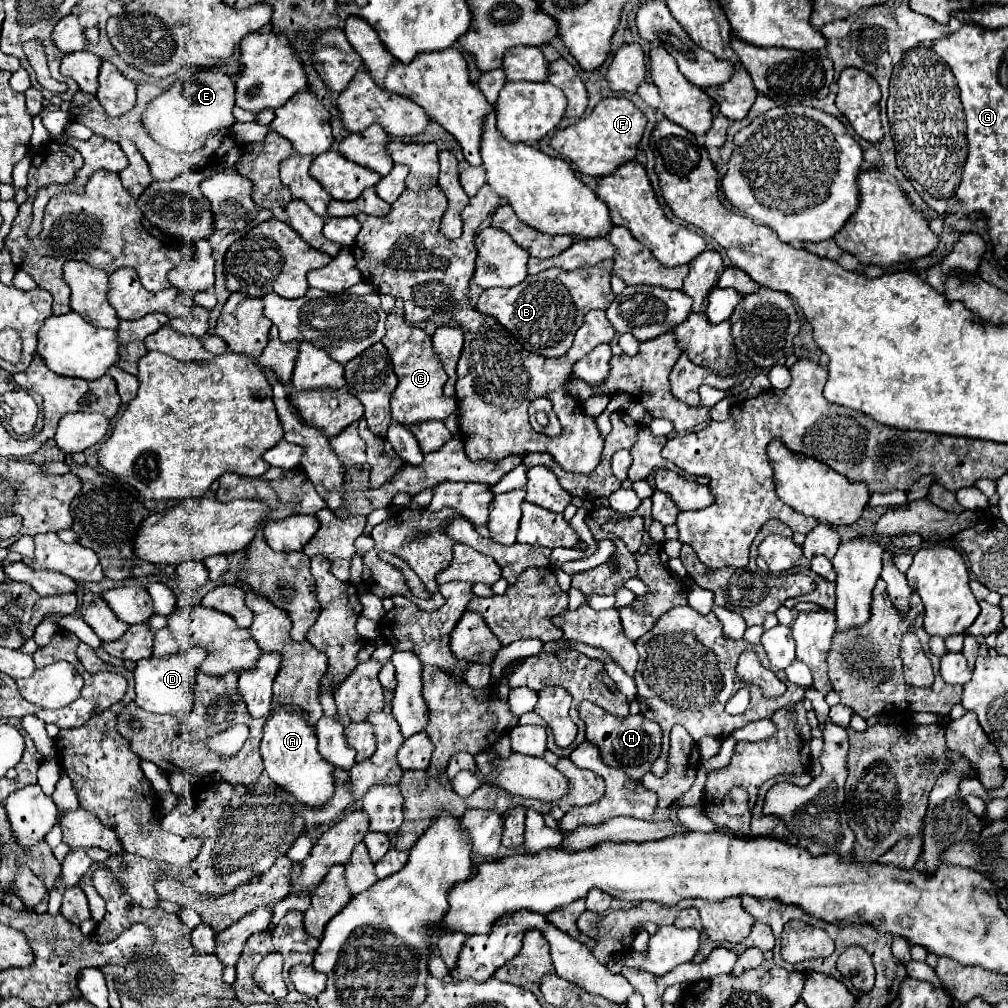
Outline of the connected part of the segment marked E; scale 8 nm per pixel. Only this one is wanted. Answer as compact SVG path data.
M199 70L191 82L177 80L169 90L157 96L143 112L143 126L161 146L173 152L191 154L199 150L215 130L227 130L235 124L235 78L215 70Z

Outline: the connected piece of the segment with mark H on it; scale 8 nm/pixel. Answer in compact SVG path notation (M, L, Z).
M583 702L579 706L579 714L587 726L587 742L599 748L601 760L607 766L623 770L633 780L641 780L649 772L651 764L657 760L661 752L661 728L655 722L645 720L641 714L617 718L591 702Z

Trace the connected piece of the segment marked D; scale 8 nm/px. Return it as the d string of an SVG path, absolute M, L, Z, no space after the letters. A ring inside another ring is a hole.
M191 648L187 652L177 652L169 658L149 658L139 660L133 672L135 676L135 704L147 712L173 714L191 708L195 692L195 672L205 658L203 648Z

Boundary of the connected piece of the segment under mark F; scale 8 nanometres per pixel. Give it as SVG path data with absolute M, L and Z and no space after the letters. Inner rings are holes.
M605 98L601 100L593 112L579 120L577 124L573 126L567 126L565 130L557 130L555 136L551 138L551 146L571 164L577 166L577 170L581 174L587 174L587 176L593 176L593 178L603 178L603 176L609 176L613 174L621 164L625 162L631 162L635 156L637 156L637 144L641 142L643 138L643 132L645 132L645 126L647 126L647 116L629 100L629 98Z

